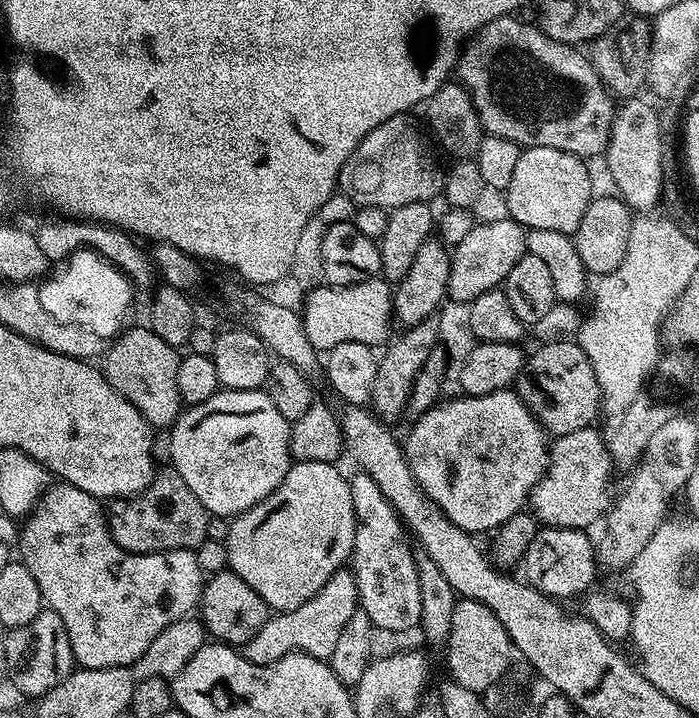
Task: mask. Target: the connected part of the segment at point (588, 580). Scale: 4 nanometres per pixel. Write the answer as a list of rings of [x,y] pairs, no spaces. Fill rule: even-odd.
[[[541,527],[524,555],[523,579],[553,598],[580,595],[583,597],[595,585],[592,583],[596,580],[596,572],[598,573],[594,540],[588,535],[587,531],[578,528]]]

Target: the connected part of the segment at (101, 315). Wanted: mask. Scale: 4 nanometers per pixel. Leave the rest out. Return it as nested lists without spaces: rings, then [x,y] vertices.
[[[91,248],[77,250],[65,264],[62,272],[39,285],[39,304],[44,311],[59,324],[85,326],[103,340],[118,336],[132,302],[131,280]]]

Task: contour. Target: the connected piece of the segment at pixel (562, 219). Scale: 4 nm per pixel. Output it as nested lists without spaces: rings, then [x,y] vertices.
[[[526,148],[518,158],[518,167],[510,178],[510,186],[506,190],[508,197],[508,214],[511,219],[523,224],[525,229],[558,230],[575,234],[578,222],[582,222],[582,214],[586,214],[586,206],[594,199],[592,180],[588,177],[588,168],[581,157],[554,150],[553,148]]]

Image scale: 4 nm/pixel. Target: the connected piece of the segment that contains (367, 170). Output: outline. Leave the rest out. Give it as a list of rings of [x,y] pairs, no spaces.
[[[409,115],[382,122],[366,134],[354,154],[343,163],[337,180],[339,191],[359,207],[378,206],[389,210],[411,202],[429,203],[443,191],[443,171],[436,167],[426,144]]]

